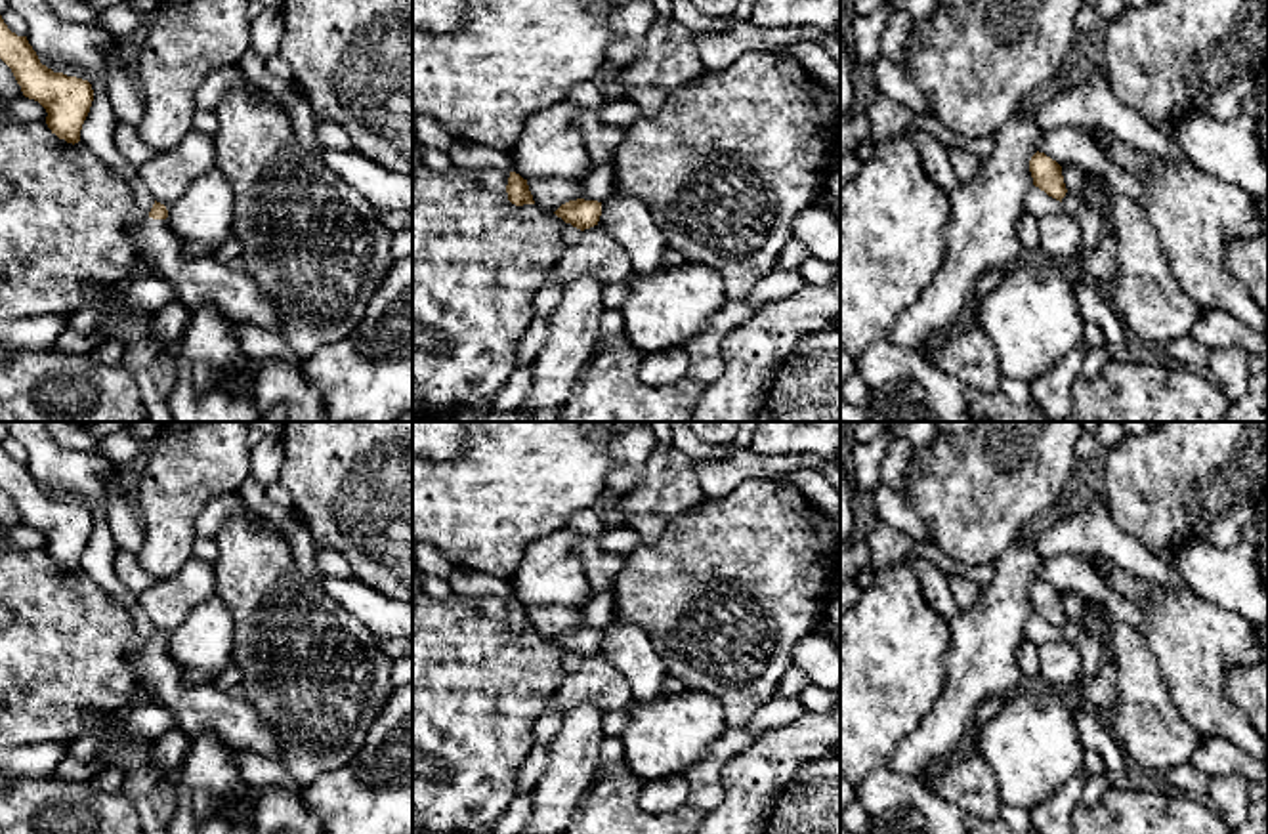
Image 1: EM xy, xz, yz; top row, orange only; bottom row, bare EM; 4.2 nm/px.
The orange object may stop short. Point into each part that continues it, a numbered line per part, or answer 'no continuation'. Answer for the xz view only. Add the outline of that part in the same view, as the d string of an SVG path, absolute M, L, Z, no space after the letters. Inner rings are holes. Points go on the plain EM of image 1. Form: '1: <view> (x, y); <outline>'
no continuation

